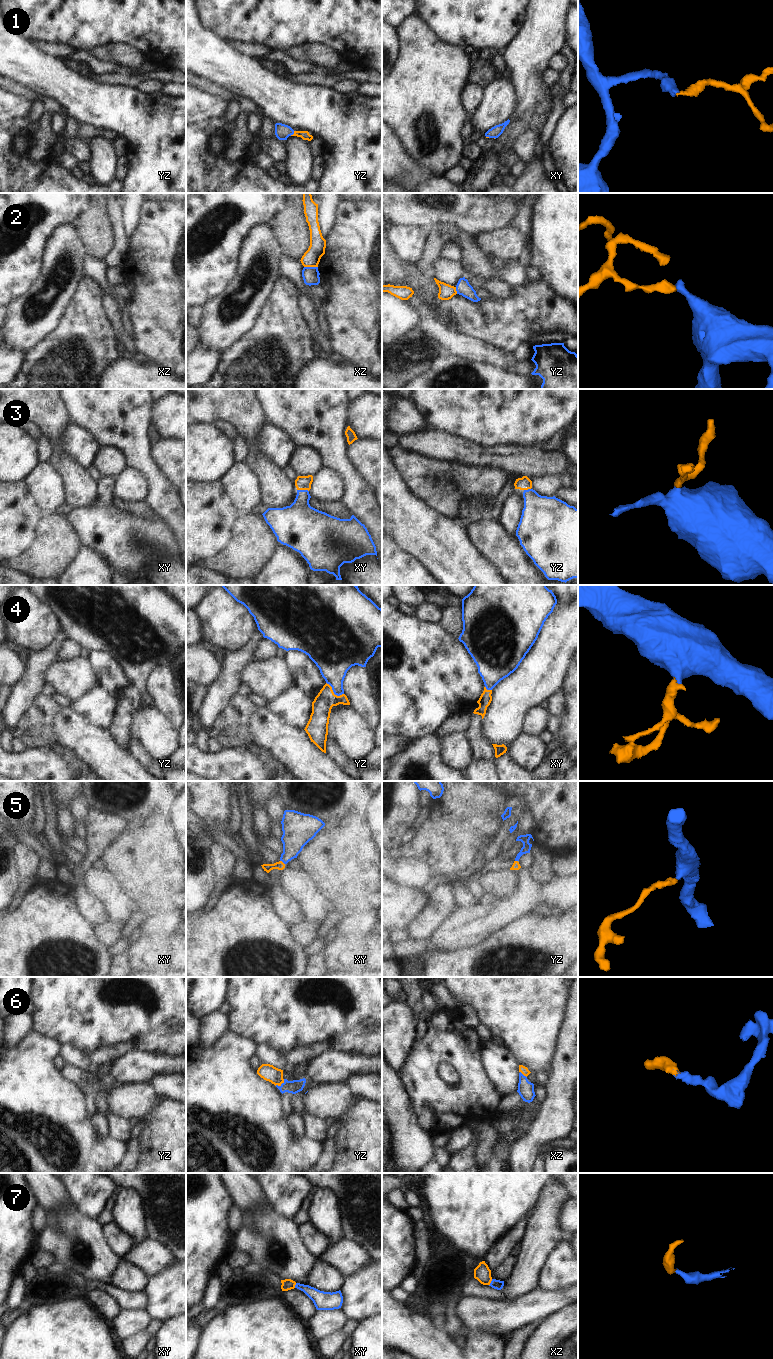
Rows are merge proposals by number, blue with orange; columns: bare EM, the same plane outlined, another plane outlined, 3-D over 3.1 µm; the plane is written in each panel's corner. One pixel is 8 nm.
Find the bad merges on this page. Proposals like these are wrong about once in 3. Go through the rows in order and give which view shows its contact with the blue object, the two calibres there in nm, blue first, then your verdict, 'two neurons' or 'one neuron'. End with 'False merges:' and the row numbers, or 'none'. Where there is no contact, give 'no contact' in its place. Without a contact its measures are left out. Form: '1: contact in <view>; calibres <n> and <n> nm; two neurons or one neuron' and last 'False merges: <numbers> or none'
1: contact in yz; calibres 120 and 70 nm; one neuron
2: contact in xz; calibres 130 and 140 nm; two neurons
3: contact in xy; calibres 300 and 110 nm; one neuron
4: contact in yz; calibres 280 and 160 nm; one neuron
5: contact in xy; calibres 220 and 70 nm; one neuron
6: contact in yz; calibres 110 and 130 nm; one neuron
7: contact in xz; calibres 80 and 140 nm; one neuron
False merges: 2

